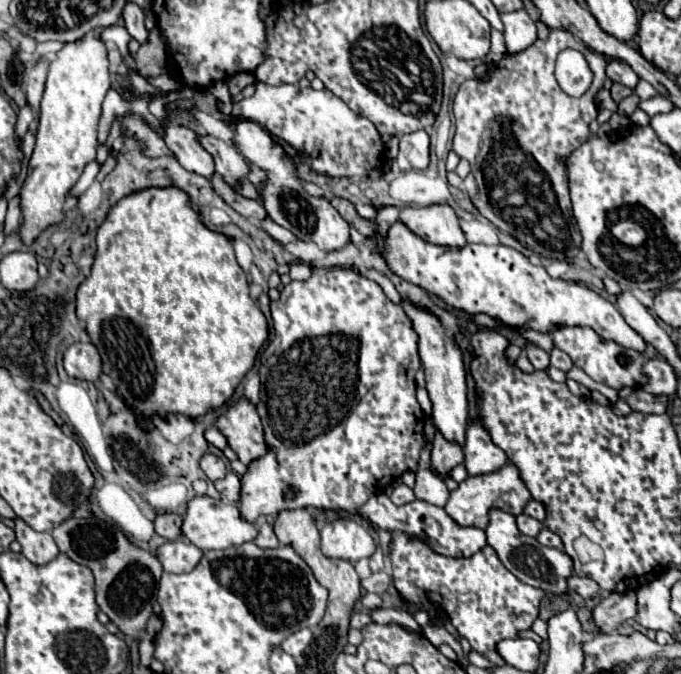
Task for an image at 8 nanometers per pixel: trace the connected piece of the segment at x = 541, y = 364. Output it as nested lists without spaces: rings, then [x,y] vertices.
[[[526,345],[526,355],[528,355],[528,359],[530,359],[530,363],[536,367],[536,369],[548,369],[550,367],[550,355],[546,353],[546,351],[542,351],[540,347],[536,347],[536,345]]]

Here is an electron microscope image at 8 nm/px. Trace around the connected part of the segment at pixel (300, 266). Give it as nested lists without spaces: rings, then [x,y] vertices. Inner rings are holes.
[[[294,263],[294,265],[290,265],[290,277],[292,279],[300,279],[300,281],[304,281],[304,279],[308,279],[312,274],[312,269],[306,263]]]

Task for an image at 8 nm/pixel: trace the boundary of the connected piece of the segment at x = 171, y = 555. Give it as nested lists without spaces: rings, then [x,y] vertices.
[[[186,539],[166,541],[160,549],[160,563],[168,573],[188,573],[198,565],[204,551]]]

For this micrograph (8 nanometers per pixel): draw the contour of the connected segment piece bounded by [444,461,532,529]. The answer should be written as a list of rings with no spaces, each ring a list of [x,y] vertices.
[[[506,463],[504,467],[500,467],[494,473],[486,473],[486,475],[472,475],[468,479],[464,479],[460,483],[460,487],[456,491],[450,491],[450,499],[446,503],[446,513],[458,523],[458,525],[468,525],[468,527],[478,527],[478,529],[486,529],[490,517],[490,509],[502,509],[510,515],[520,515],[524,511],[524,505],[530,501],[530,491],[526,489],[518,467],[514,463]]]

